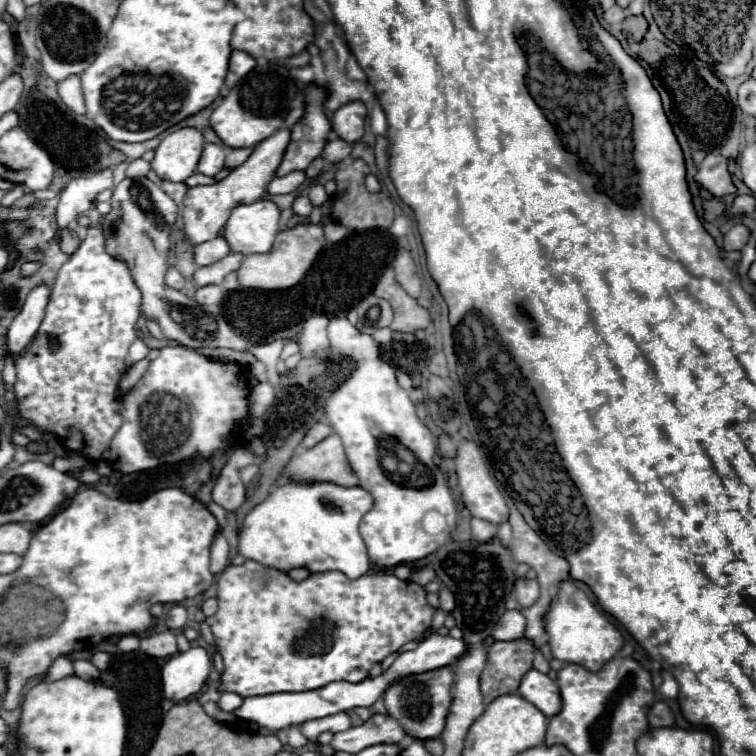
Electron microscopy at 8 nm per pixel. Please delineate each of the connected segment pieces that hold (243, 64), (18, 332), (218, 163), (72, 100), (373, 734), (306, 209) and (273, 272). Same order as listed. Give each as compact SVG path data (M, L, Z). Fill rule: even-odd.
M233 51L231 53L231 59L229 59L229 73L227 73L227 79L225 79L225 85L227 87L233 87L239 79L243 79L253 67L257 65L257 61L247 55L245 51Z
M39 283L25 299L25 303L21 305L17 317L13 319L9 331L7 331L7 347L13 355L21 353L33 339L35 331L39 329L43 315L45 315L45 307L49 303L49 295L51 295L51 287L47 283Z
M207 143L199 161L197 171L203 175L217 175L225 167L225 147Z
M77 75L67 77L65 81L59 83L57 87L59 97L63 99L63 103L73 109L75 113L83 115L85 113L85 101L83 101L83 91L81 91L81 79Z
M373 715L359 727L349 727L347 731L335 733L331 747L335 751L345 751L357 755L359 751L377 743L401 743L405 739L403 727L389 715Z
M299 195L297 199L295 199L295 203L293 203L293 211L297 213L297 215L309 215L311 213L311 209L313 209L313 205L311 205L311 201L305 197L305 195Z
M299 223L291 229L285 229L277 235L271 251L259 253L259 255L247 255L239 267L237 279L241 287L249 289L263 289L263 291L275 291L275 289L289 289L297 285L305 273L309 271L311 263L315 261L317 253L325 247L325 237L323 237L323 227L313 225L313 223Z

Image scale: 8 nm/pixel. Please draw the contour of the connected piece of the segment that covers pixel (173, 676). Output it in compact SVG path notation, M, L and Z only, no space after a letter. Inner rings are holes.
M191 647L167 659L161 671L163 693L171 701L185 701L197 695L211 671L211 657L203 647Z

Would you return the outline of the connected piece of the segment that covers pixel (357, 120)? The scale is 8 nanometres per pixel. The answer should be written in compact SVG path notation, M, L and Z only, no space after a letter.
M361 101L347 103L347 105L343 105L341 109L335 111L333 131L341 139L345 139L349 143L355 143L365 133L365 115L367 115L367 109L365 109L365 105Z

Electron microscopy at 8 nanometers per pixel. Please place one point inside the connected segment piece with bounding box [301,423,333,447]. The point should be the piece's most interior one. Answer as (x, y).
(319, 431)

